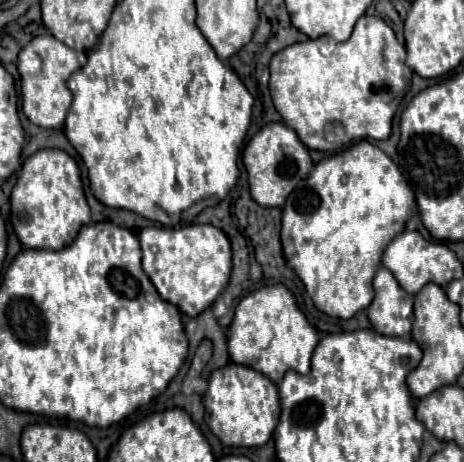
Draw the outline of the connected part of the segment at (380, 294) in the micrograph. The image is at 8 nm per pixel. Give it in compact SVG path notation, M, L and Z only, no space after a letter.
M384 266L374 276L374 292L376 296L368 306L368 318L374 330L386 336L410 338L414 322L414 300L400 288L394 274Z

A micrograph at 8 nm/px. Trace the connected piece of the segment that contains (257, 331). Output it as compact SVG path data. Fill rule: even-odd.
M284 284L262 286L242 298L234 310L234 320L228 328L228 352L234 364L242 364L270 376L280 384L284 372L310 372L310 358L320 340L320 332L306 320L294 294Z

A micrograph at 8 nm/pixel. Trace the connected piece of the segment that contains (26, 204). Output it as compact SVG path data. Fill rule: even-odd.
M52 148L38 150L30 158L26 158L22 164L22 170L16 178L16 186L12 188L10 202L12 202L10 222L12 222L24 248L46 248L46 250L66 248L68 244L72 244L78 230L90 222L90 208L88 208L86 198L84 198L78 164L74 158L70 158L62 150L52 150Z

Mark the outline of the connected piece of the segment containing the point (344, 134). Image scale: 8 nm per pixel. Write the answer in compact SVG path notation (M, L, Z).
M362 16L358 18L356 26L354 26L354 32L352 36L346 40L346 42L334 42L332 38L328 36L320 36L316 40L306 40L306 42L296 42L296 44L290 44L286 46L284 50L280 50L278 54L274 54L274 58L270 60L270 96L274 100L274 106L276 110L280 112L280 116L284 118L284 124L288 128L294 128L298 132L298 138L312 150L322 150L322 152L336 152L340 148L346 148L348 144L356 142L356 140L386 140L390 136L390 130L392 130L392 118L394 118L394 112L396 108L400 106L402 98L404 98L404 92L406 88L410 86L410 78L412 78L412 70L404 64L404 58L406 58L406 48L396 40L396 34L394 30L378 16Z

